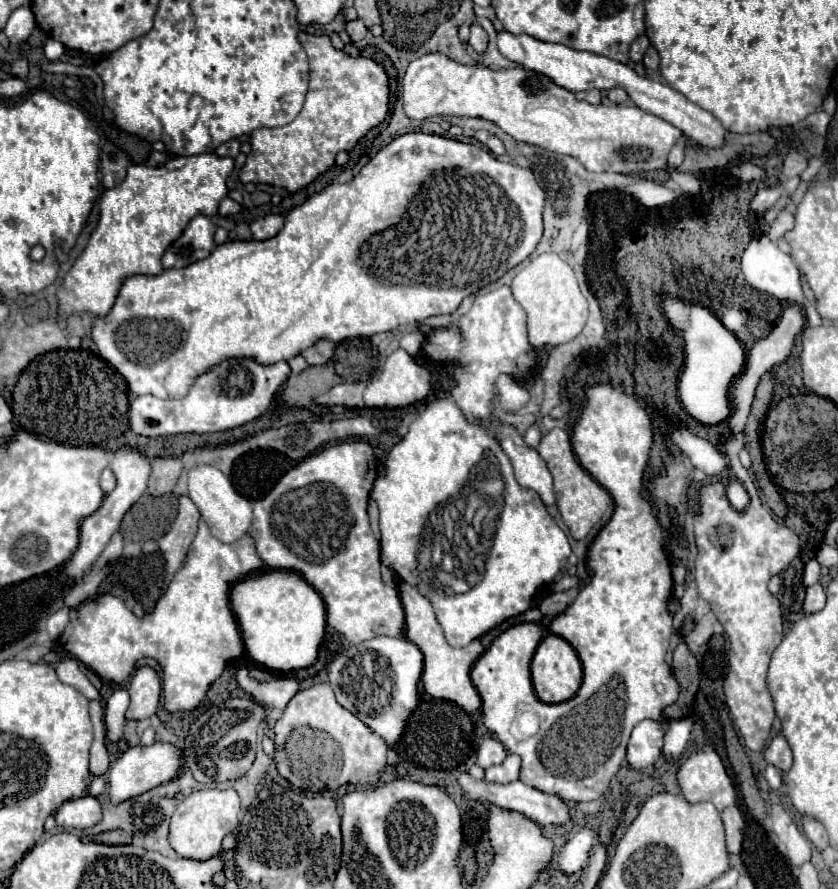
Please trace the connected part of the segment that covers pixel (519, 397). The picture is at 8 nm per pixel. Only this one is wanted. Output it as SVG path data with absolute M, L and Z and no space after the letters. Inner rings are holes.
M501 374L497 380L497 388L499 388L499 400L503 410L519 410L529 400L527 388L521 386L517 380L513 380L513 376Z

